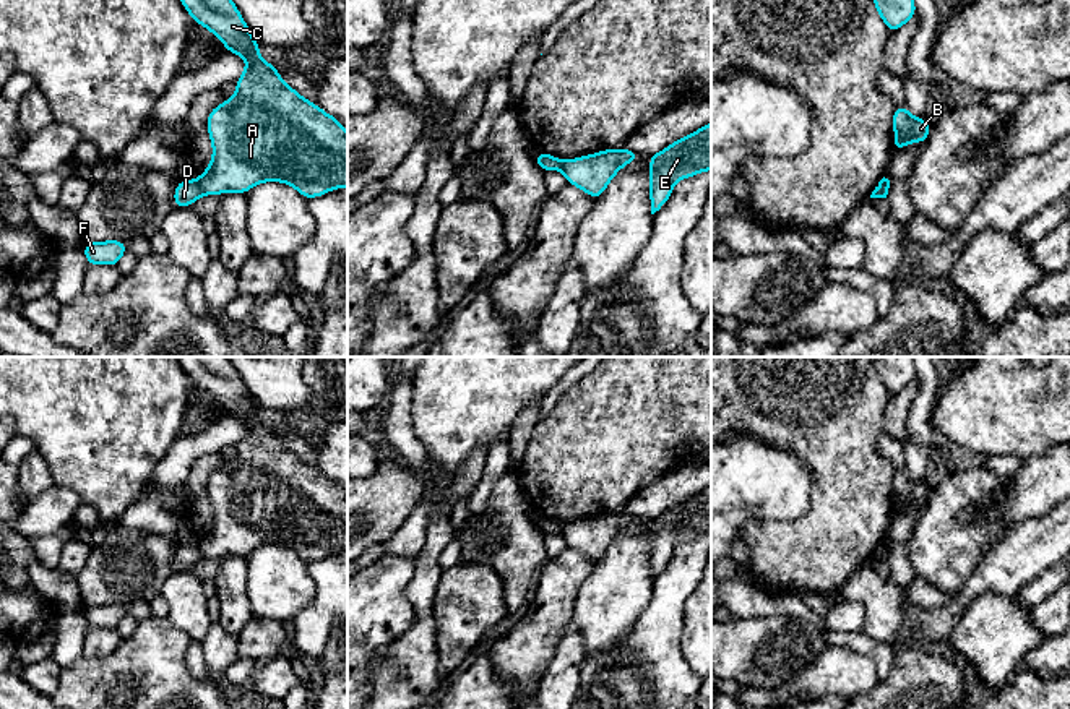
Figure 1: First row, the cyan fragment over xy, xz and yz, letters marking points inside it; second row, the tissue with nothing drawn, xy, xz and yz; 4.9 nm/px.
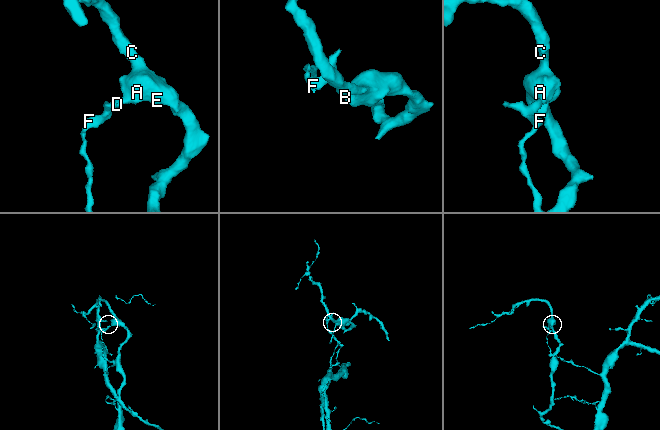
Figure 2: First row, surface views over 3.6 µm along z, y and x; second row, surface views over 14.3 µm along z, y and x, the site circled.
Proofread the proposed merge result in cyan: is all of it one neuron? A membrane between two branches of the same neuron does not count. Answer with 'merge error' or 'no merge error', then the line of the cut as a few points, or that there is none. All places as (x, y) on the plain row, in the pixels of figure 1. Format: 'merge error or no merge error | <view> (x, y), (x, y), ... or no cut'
merge error | xy (195, 544), (203, 557)

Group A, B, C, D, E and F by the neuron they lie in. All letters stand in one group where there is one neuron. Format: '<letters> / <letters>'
A B C E / D F

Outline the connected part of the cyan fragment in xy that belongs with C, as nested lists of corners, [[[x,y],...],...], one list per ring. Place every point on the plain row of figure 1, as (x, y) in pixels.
[[[177,357],[192,383],[208,391],[234,419],[242,419],[247,433],[235,445],[235,459],[216,469],[206,483],[213,506],[213,522],[201,535],[198,550],[203,558],[247,556],[261,545],[283,545],[294,550],[305,563],[321,560],[331,553],[347,550],[347,496],[343,487],[323,475],[317,467],[304,462],[296,453],[283,445],[279,435],[263,420],[257,419],[261,410],[245,388],[235,367],[227,357]]]

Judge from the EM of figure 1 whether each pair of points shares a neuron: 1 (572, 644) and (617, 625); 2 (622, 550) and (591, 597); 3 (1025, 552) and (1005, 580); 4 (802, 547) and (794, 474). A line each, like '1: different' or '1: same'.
1: different
2: same
3: same
4: different

